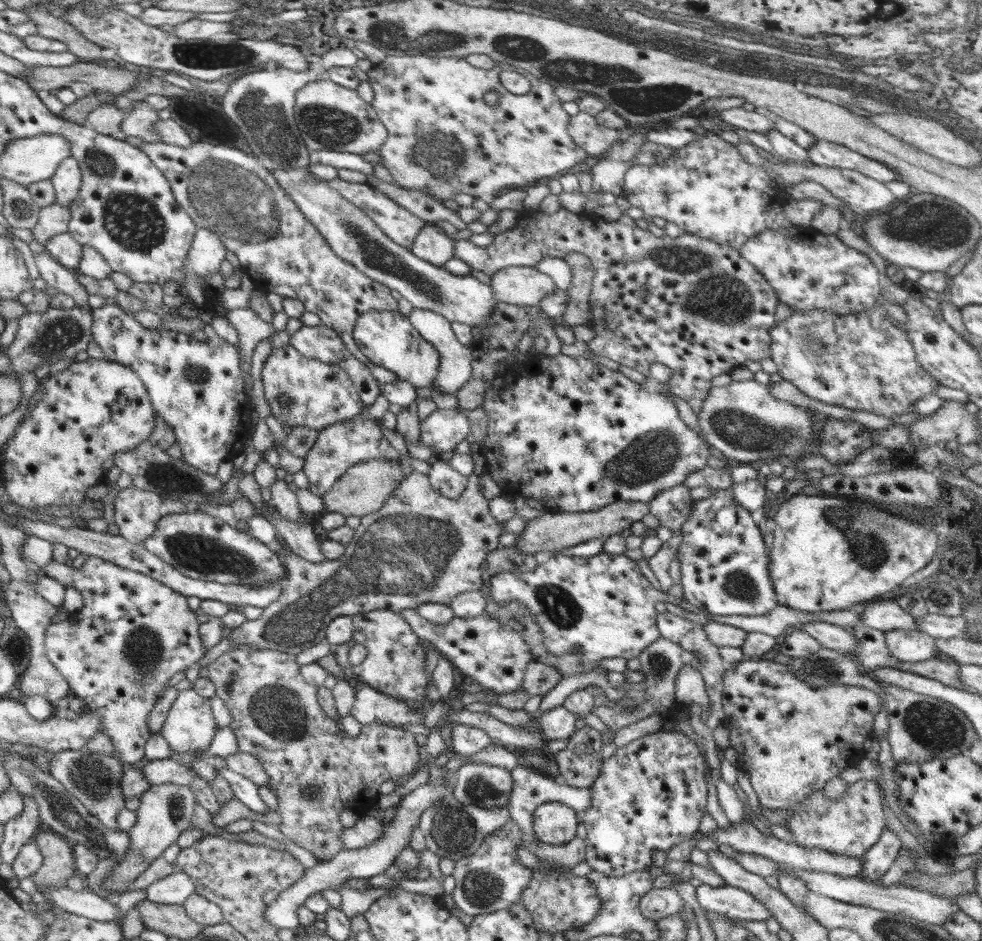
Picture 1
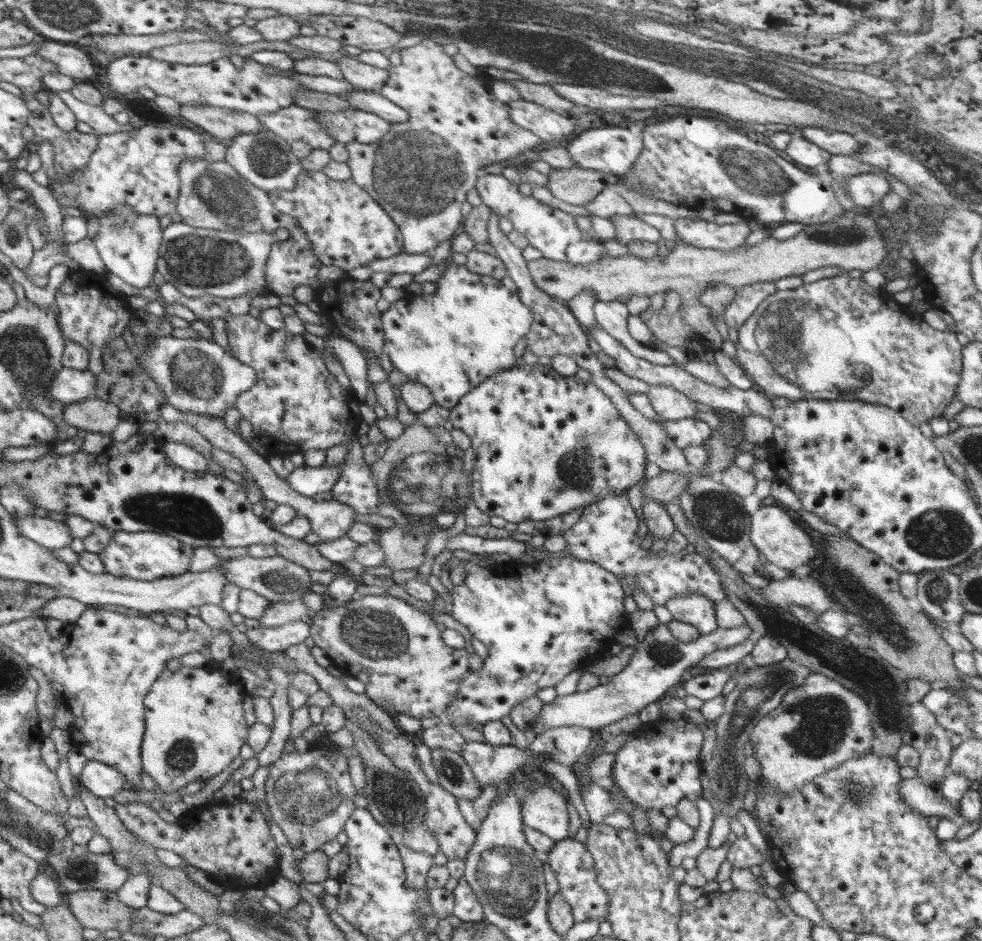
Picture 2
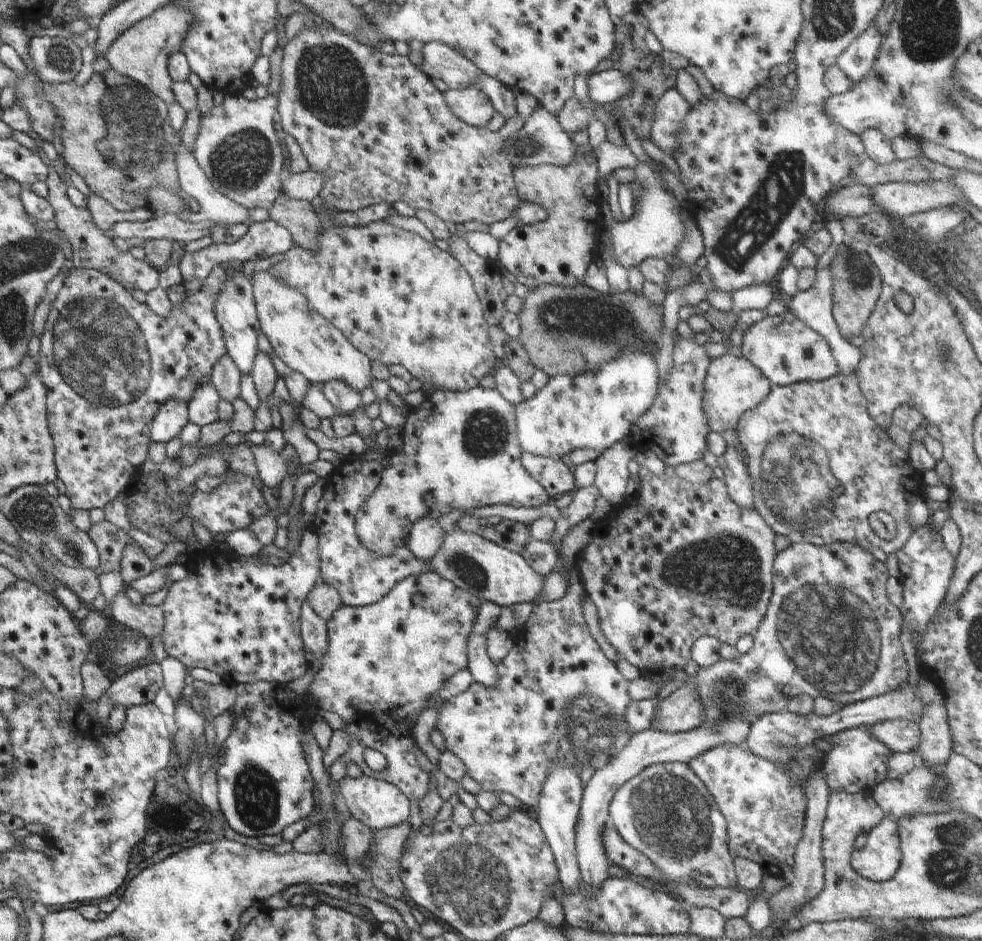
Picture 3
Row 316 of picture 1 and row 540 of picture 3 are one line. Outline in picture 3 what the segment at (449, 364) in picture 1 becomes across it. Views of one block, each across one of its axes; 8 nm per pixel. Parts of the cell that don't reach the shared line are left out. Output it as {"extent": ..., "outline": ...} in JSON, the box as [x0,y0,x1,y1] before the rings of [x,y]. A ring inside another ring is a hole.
{"extent":[407,515,444,561],"outline":[[[420,515],[412,524],[407,548],[414,554],[414,558],[428,561],[436,556],[443,542],[444,532],[438,525],[437,519],[430,515]]]}

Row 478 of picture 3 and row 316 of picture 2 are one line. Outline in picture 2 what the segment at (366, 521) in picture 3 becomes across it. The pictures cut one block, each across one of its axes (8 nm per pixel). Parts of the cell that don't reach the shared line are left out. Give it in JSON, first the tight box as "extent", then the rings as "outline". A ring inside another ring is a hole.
{"extent":[381,262,534,410],"outline":[[[453,262],[448,263],[446,265],[446,271],[442,273],[442,277],[435,284],[437,285],[436,293],[432,295],[421,294],[421,296],[418,296],[406,292],[403,298],[400,298],[399,301],[392,302],[391,306],[388,306],[388,310],[384,310],[381,318],[384,333],[383,352],[388,354],[394,369],[396,368],[396,370],[406,375],[409,381],[418,382],[420,385],[426,386],[432,393],[435,404],[450,410],[459,403],[460,398],[468,394],[469,390],[472,390],[472,387],[476,387],[480,382],[484,382],[486,378],[490,378],[494,372],[508,370],[508,368],[512,368],[517,364],[514,347],[518,346],[518,340],[530,330],[534,318],[532,318],[532,312],[520,302],[520,298],[516,296],[516,293],[512,293],[510,290],[504,288],[497,279],[468,271],[466,266],[458,266],[458,264],[454,264]]]}

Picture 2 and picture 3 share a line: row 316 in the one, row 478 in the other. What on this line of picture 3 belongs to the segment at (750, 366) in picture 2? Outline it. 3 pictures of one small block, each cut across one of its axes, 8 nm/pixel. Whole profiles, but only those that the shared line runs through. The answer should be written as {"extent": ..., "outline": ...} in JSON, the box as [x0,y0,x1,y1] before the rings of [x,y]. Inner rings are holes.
{"extent":[735,375,922,555],"outline":[[[837,375],[824,381],[796,382],[788,386],[773,385],[764,402],[742,414],[735,429],[740,446],[744,446],[744,462],[748,464],[755,486],[754,507],[777,535],[787,536],[793,543],[815,546],[852,542],[870,553],[878,549],[886,555],[900,551],[912,535],[908,508],[922,496],[922,475],[914,469],[909,454],[894,444],[887,432],[870,418],[855,375]],[[880,510],[896,521],[896,541],[882,540],[869,526],[869,516]]]}

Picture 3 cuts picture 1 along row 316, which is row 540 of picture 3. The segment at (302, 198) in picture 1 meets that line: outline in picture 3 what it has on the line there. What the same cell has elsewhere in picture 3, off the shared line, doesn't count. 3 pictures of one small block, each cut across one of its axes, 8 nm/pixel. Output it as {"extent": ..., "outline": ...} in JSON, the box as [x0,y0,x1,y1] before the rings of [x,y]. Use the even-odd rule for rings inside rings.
{"extent":[428,526,547,607],"outline":[[[455,526],[451,533],[443,532],[442,537],[440,550],[428,560],[432,573],[473,594],[480,602],[494,602],[502,607],[540,600],[540,592],[547,578],[533,571],[528,560],[521,555],[479,533],[462,531],[459,526]]]}

